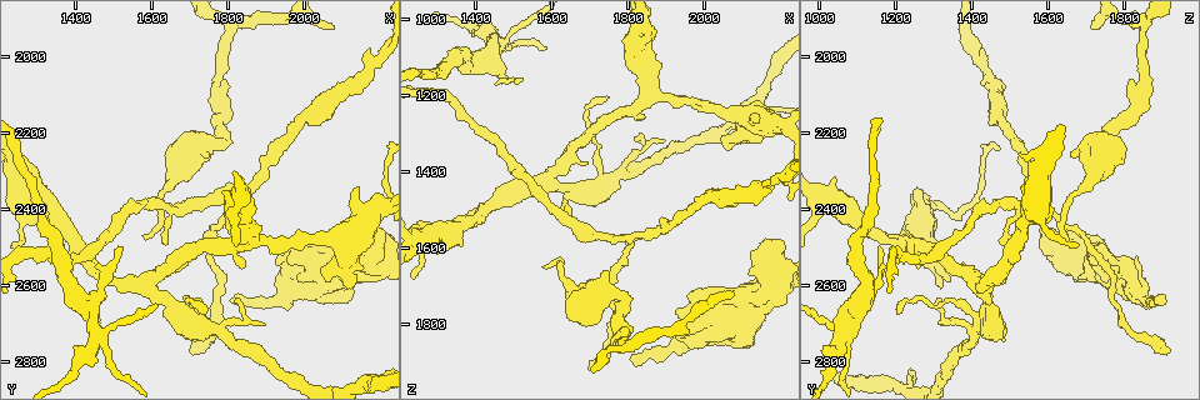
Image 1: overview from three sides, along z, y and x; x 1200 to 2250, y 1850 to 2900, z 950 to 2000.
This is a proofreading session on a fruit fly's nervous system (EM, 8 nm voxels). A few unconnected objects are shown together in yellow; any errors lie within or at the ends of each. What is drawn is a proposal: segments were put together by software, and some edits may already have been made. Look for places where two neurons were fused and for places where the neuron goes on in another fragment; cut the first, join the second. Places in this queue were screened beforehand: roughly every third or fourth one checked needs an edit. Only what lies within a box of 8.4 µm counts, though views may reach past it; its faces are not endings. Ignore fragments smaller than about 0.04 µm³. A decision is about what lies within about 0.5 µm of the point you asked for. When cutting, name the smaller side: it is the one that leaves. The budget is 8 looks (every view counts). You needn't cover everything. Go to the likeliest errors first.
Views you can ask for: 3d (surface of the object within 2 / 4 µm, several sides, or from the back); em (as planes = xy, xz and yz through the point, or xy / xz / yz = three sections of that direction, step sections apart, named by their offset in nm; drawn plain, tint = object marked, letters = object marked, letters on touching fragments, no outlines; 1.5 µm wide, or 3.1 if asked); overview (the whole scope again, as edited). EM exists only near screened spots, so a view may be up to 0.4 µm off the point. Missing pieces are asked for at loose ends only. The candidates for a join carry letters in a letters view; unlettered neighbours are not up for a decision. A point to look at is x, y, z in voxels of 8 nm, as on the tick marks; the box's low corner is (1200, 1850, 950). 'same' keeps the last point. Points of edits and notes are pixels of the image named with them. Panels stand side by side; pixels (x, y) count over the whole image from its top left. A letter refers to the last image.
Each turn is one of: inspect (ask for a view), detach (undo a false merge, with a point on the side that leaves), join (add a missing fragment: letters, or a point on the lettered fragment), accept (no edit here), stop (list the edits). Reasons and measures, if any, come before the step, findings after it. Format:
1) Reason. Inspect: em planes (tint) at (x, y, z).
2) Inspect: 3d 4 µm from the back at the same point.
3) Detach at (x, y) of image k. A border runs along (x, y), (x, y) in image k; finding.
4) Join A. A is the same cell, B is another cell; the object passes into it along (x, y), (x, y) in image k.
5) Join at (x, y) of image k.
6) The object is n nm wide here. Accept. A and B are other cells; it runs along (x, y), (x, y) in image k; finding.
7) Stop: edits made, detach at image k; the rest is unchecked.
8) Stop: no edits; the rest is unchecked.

Tapers out. Inspect: 3d 4 µm at (1705, 2770, 1920).

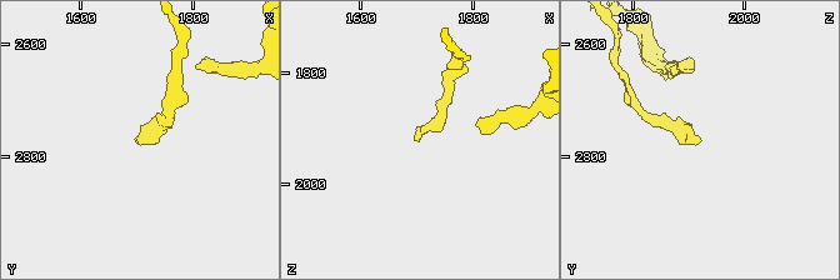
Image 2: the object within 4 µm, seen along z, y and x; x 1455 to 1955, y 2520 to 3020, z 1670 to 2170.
Inspect: em planes (letters) at (1705, 2775, 1915).

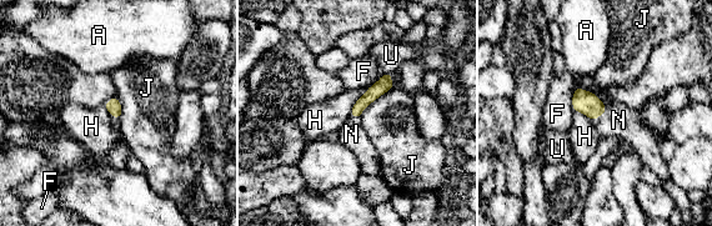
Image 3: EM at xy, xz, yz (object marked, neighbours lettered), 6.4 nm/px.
Join N. N is the same cell, A, F, H, J and U are other cells; the object passes into it along (583, 101), (601, 114), (618, 120) in image 3; it goes on there.

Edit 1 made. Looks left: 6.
Free end. Inspect: em planes (letters) at (1525, 2500, 1160).

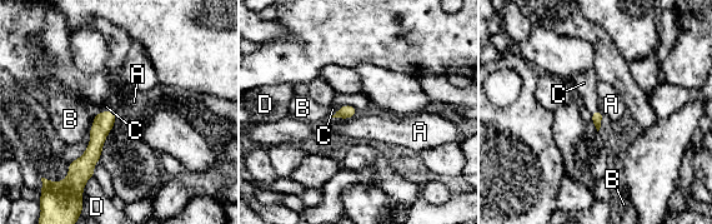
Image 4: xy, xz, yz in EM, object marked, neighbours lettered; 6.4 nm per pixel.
The object is 70 nm wide here. Join C. C is the same cell, A, B and D are other cells; it goes on there.

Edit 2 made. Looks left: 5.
Redraw. Inspect: overview.

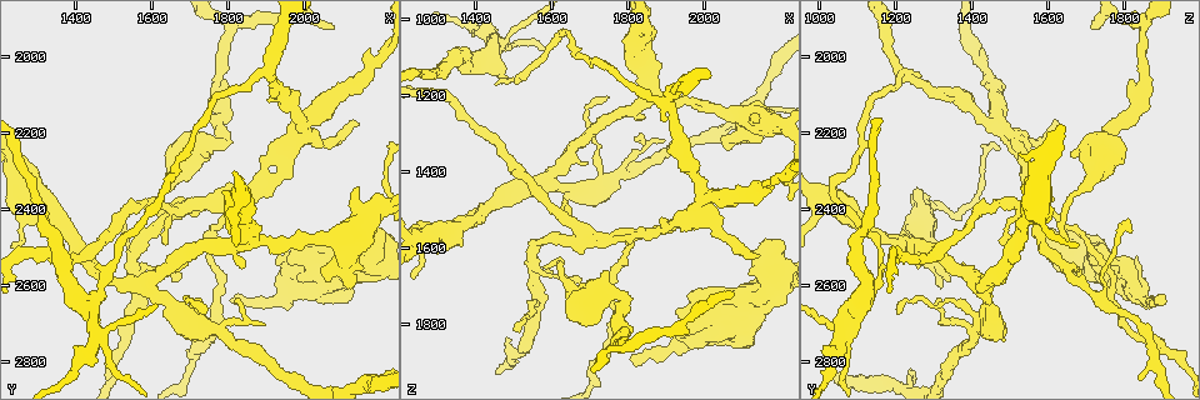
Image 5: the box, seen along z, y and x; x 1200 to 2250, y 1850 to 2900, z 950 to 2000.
Branch stops here. Inspect: em planes (letters) at (2135, 2170, 1625).

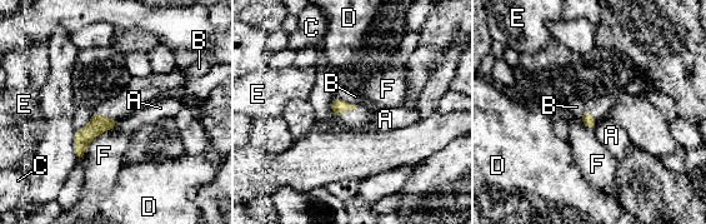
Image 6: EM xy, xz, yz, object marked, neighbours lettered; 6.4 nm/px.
Accept. A, B, C, D, E and F are other cells; a border runs along (334, 96), (355, 105) in image 6; none of them fits.

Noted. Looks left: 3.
Stop: edits made, join at image 3, join at image 4; the rest is unchecked.

